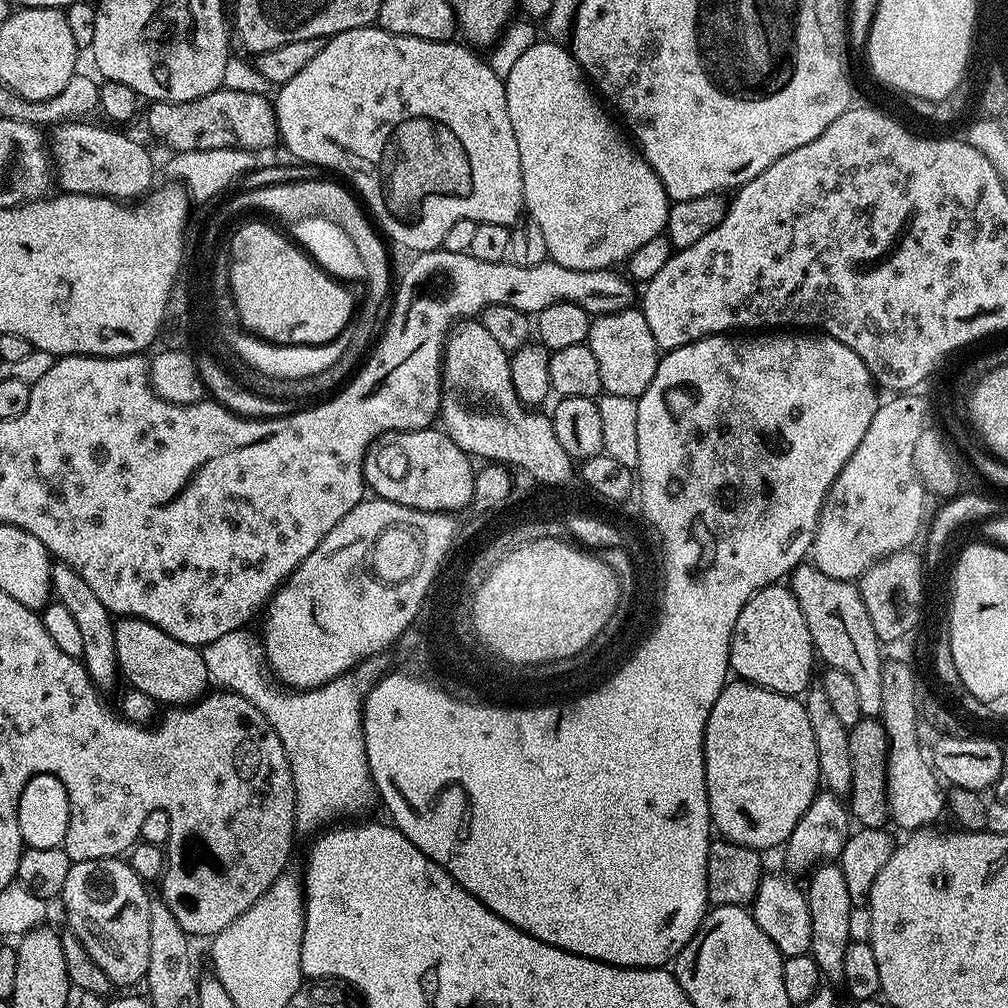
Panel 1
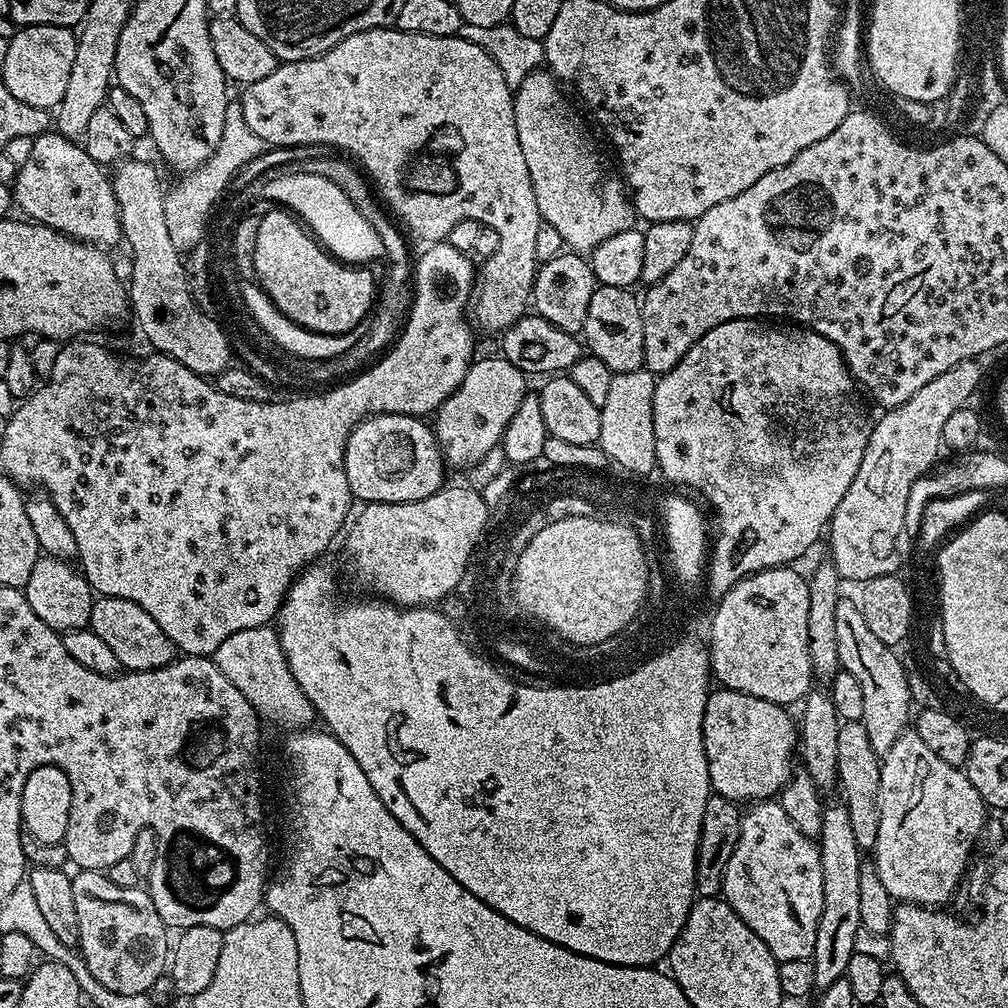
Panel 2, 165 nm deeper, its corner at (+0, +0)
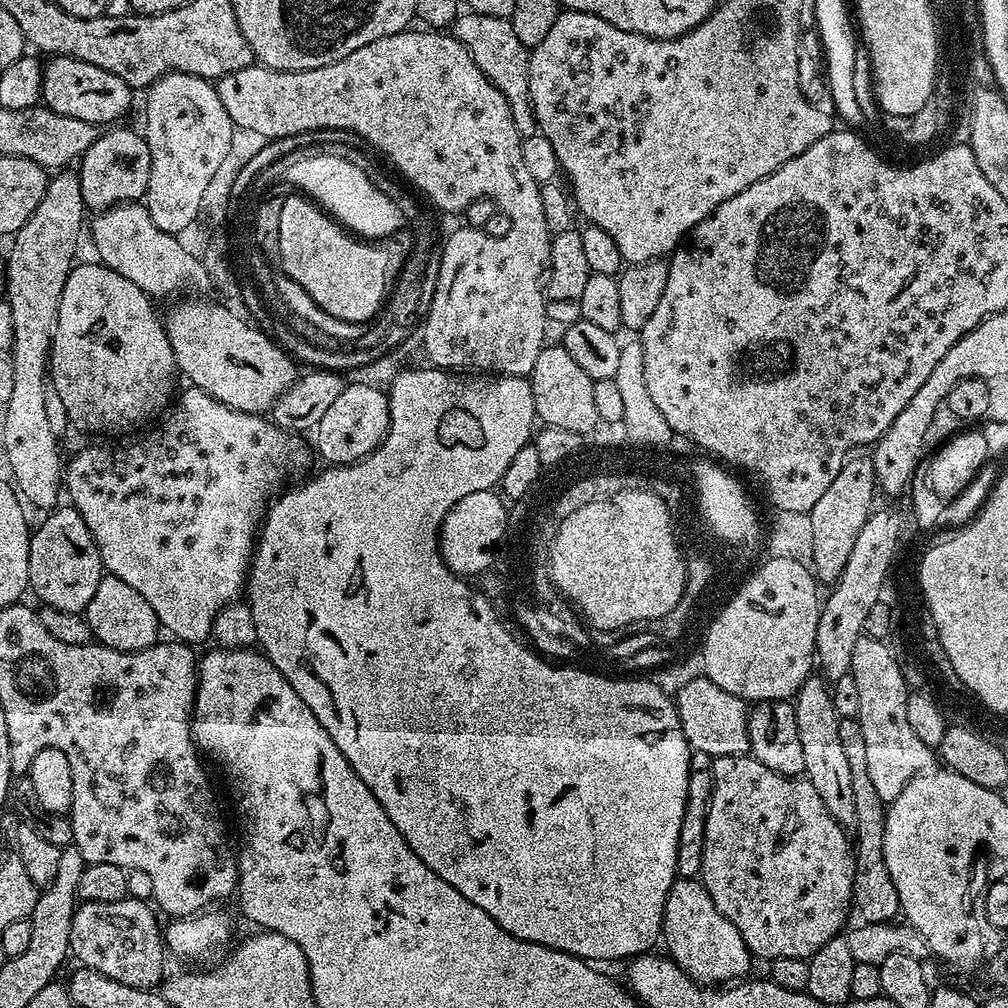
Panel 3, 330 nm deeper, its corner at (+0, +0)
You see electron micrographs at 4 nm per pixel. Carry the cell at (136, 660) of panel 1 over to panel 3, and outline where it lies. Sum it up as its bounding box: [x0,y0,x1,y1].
[86,574,162,652]

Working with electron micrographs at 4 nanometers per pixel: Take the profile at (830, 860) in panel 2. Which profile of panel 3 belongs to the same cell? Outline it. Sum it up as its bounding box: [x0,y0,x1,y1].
[794,674,856,830]

